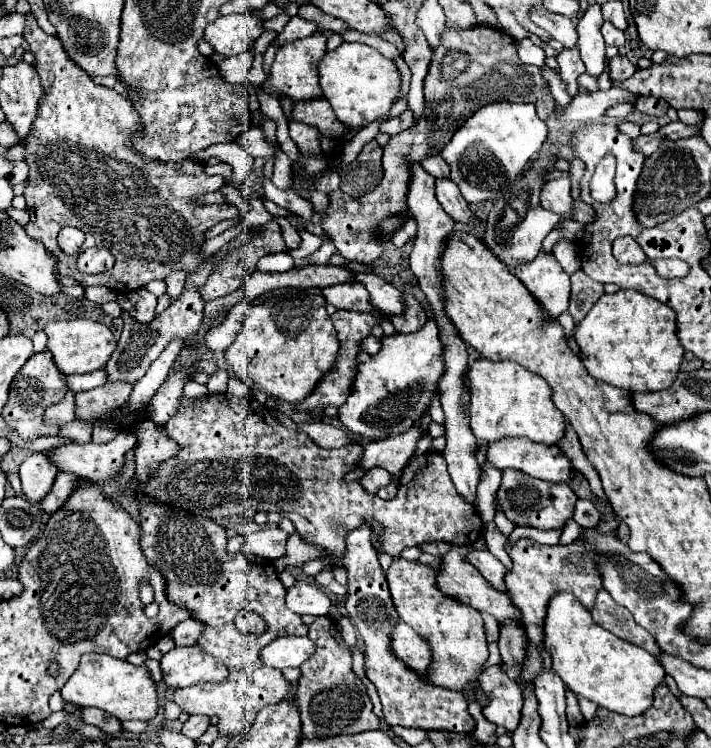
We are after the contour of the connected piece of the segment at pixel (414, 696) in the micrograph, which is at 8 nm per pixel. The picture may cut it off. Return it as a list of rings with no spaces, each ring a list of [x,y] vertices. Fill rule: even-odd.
[[[357,527],[345,537],[345,551],[341,555],[341,565],[347,569],[347,613],[357,625],[367,649],[365,649],[365,673],[367,679],[377,687],[385,723],[389,727],[417,727],[417,729],[449,729],[449,731],[473,731],[475,719],[467,713],[467,701],[457,691],[421,683],[417,673],[401,663],[393,651],[389,651],[389,635],[399,621],[397,611],[393,609],[391,595],[385,583],[385,573],[379,565],[377,551],[371,541],[371,527]]]

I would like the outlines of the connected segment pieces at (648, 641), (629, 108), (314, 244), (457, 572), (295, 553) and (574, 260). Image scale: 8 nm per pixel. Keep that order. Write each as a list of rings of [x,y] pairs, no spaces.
[[[601,591],[597,595],[591,615],[607,631],[617,633],[621,639],[627,639],[629,643],[635,643],[635,645],[647,649],[653,657],[659,657],[661,649],[655,647],[655,639],[643,627],[639,627],[635,623],[633,615],[625,607],[617,605],[605,591]]]
[[[619,103],[619,105],[609,107],[609,111],[605,111],[605,117],[623,121],[623,119],[627,119],[633,111],[635,111],[635,105],[633,105],[633,103]]]
[[[287,217],[287,220],[298,230],[302,242],[296,249],[290,249],[288,253],[293,259],[300,259],[310,256],[314,253],[322,244],[322,239],[316,235],[313,235],[306,231],[304,228],[298,226],[296,221],[291,217]]]
[[[451,545],[451,549],[445,555],[441,555],[441,565],[437,569],[437,587],[441,587],[441,593],[451,599],[457,599],[463,605],[475,607],[477,611],[487,611],[497,621],[503,621],[505,617],[507,619],[521,619],[521,611],[517,611],[517,607],[513,607],[503,593],[497,593],[489,583],[485,583],[485,579],[477,573],[477,569],[469,561],[465,561],[465,555],[471,549],[473,547]]]
[[[293,533],[287,539],[285,555],[281,559],[275,559],[273,565],[277,571],[283,571],[287,567],[303,567],[305,563],[323,557],[323,553],[327,553],[323,547],[313,547],[311,543],[305,543],[305,539],[301,539],[301,535]]]
[[[565,237],[559,239],[559,243],[555,243],[553,247],[553,257],[559,261],[559,265],[563,267],[567,275],[573,275],[575,271],[581,269],[581,257],[579,257],[575,241],[569,241]]]

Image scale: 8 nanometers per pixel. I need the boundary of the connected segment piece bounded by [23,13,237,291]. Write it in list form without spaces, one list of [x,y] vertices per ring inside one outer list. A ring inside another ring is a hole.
[[[27,13],[27,15],[25,15],[25,31],[23,31],[23,37],[25,37],[29,49],[33,49],[33,55],[37,55],[37,63],[35,63],[33,67],[37,69],[37,73],[39,73],[39,77],[41,77],[43,91],[45,91],[45,95],[43,95],[43,99],[41,99],[41,103],[39,103],[39,109],[37,109],[37,119],[33,121],[33,127],[29,129],[29,135],[27,135],[25,141],[23,141],[23,147],[27,149],[27,153],[25,153],[25,163],[29,165],[29,177],[27,177],[27,187],[25,187],[25,199],[27,199],[27,211],[29,211],[31,221],[29,221],[27,227],[25,227],[27,235],[29,235],[31,239],[35,239],[35,241],[41,241],[41,243],[47,247],[47,251],[49,251],[53,257],[57,257],[55,269],[57,269],[59,275],[73,277],[81,287],[85,287],[85,285],[107,285],[107,287],[111,287],[113,291],[117,291],[119,287],[123,287],[123,291],[133,291],[133,289],[141,289],[143,285],[147,285],[147,283],[153,281],[153,279],[165,279],[165,277],[169,275],[169,271],[179,271],[179,269],[197,271],[197,269],[199,269],[199,247],[203,245],[203,233],[205,233],[209,227],[217,225],[219,221],[231,219],[233,215],[237,215],[237,213],[235,213],[237,207],[233,207],[233,205],[193,205],[191,199],[193,199],[195,195],[199,195],[199,193],[219,191],[219,189],[225,185],[225,179],[223,179],[221,175],[213,175],[213,177],[205,175],[205,173],[203,173],[203,165],[201,165],[201,163],[195,163],[195,161],[191,161],[191,159],[183,159],[183,161],[153,161],[153,159],[147,159],[145,155],[141,157],[141,153],[137,153],[137,151],[131,147],[131,145],[133,145],[133,139],[131,139],[129,135],[131,135],[131,131],[137,129],[137,125],[139,125],[139,121],[137,121],[139,115],[137,115],[137,111],[133,109],[133,105],[129,103],[129,99],[125,99],[121,93],[115,93],[115,89],[107,89],[107,87],[103,87],[103,85],[95,85],[93,79],[91,79],[85,71],[81,71],[81,67],[77,67],[77,65],[67,57],[67,53],[65,53],[61,41],[59,41],[55,35],[47,35],[47,33],[37,25],[37,19],[33,17],[33,13]],[[65,225],[75,225],[77,229],[81,229],[81,231],[85,233],[85,243],[83,243],[83,247],[103,245],[103,247],[107,247],[111,253],[115,253],[115,259],[117,259],[117,261],[115,261],[115,267],[113,267],[111,271],[103,273],[103,275],[87,275],[87,273],[77,271],[77,267],[75,267],[77,257],[65,255],[65,253],[57,247],[57,243],[55,243],[57,233],[59,233],[61,227],[65,227]]]

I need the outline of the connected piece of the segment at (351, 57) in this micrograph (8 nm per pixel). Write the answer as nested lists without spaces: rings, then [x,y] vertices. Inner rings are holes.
[[[341,43],[319,63],[319,83],[323,95],[331,103],[335,117],[351,129],[365,127],[391,111],[401,93],[401,77],[401,71],[391,59],[383,57],[377,49],[363,43]]]

